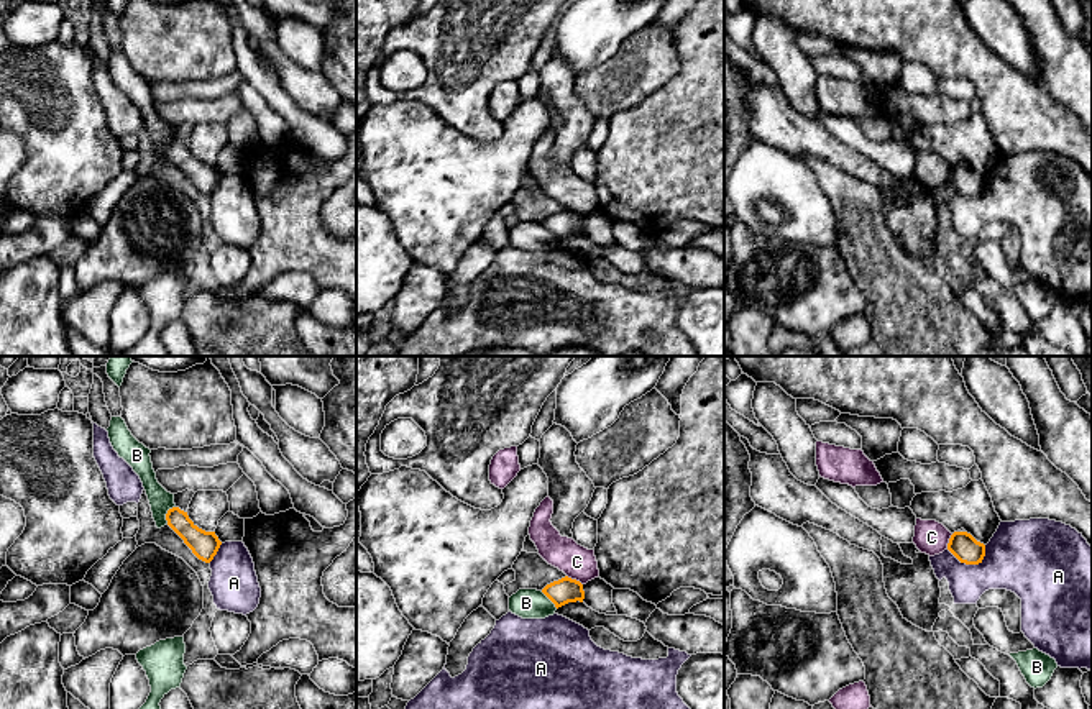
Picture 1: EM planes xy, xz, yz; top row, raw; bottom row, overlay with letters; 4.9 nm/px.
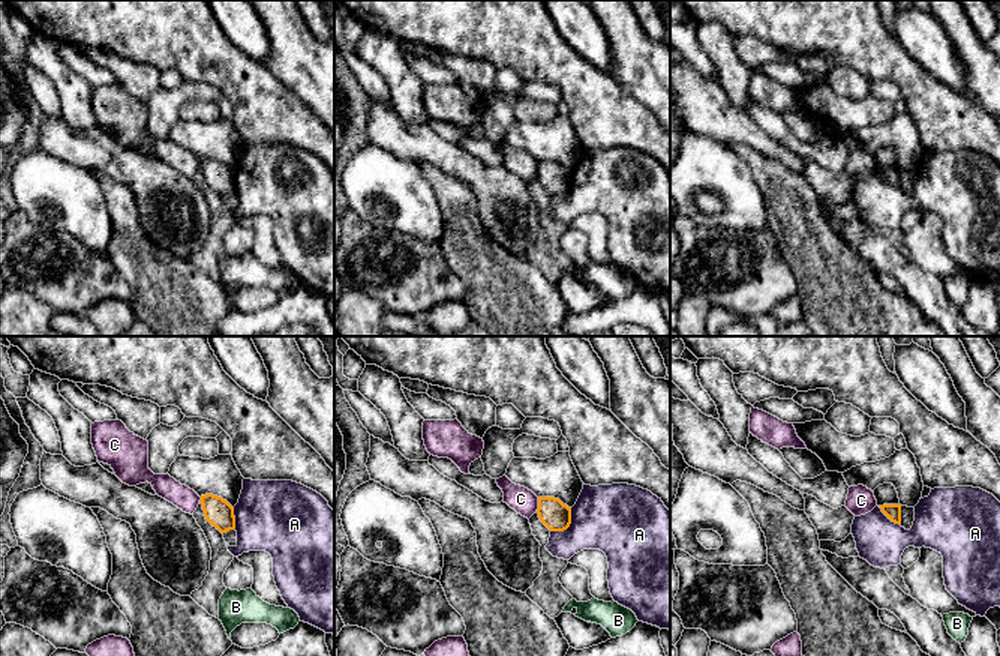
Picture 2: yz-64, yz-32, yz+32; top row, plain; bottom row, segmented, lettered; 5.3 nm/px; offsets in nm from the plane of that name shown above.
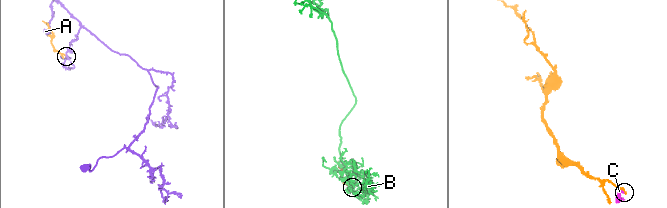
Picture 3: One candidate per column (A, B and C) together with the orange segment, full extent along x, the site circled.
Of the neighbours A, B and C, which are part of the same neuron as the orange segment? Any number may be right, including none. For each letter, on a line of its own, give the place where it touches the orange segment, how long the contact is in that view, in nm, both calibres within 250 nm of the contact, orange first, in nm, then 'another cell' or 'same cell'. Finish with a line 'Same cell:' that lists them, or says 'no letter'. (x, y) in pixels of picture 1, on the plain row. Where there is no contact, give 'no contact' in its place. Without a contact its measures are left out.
A: meets orange in yz at (968, 196); contact 190 nm long; 140 nm thick on the orange side, 320 nm on the other; another cell
B: meets orange in xy at (166, 146); contact 100 nm long; 140 nm thick on the orange side, 110 nm on the other; another cell
C: meets orange in xz at (575, 212); contact 90 nm long; 120 nm thick on the orange side, 160 nm on the other; another cell
Same cell: no letter

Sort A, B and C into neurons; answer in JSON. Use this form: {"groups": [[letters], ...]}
{"groups": [["A"], ["B"], ["C"]]}

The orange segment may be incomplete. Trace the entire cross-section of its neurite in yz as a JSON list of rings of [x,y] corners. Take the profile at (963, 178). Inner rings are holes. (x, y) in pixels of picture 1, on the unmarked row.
[[[954,164],[949,171],[947,182],[966,197],[979,197],[985,189],[985,177],[977,174],[967,164]]]

